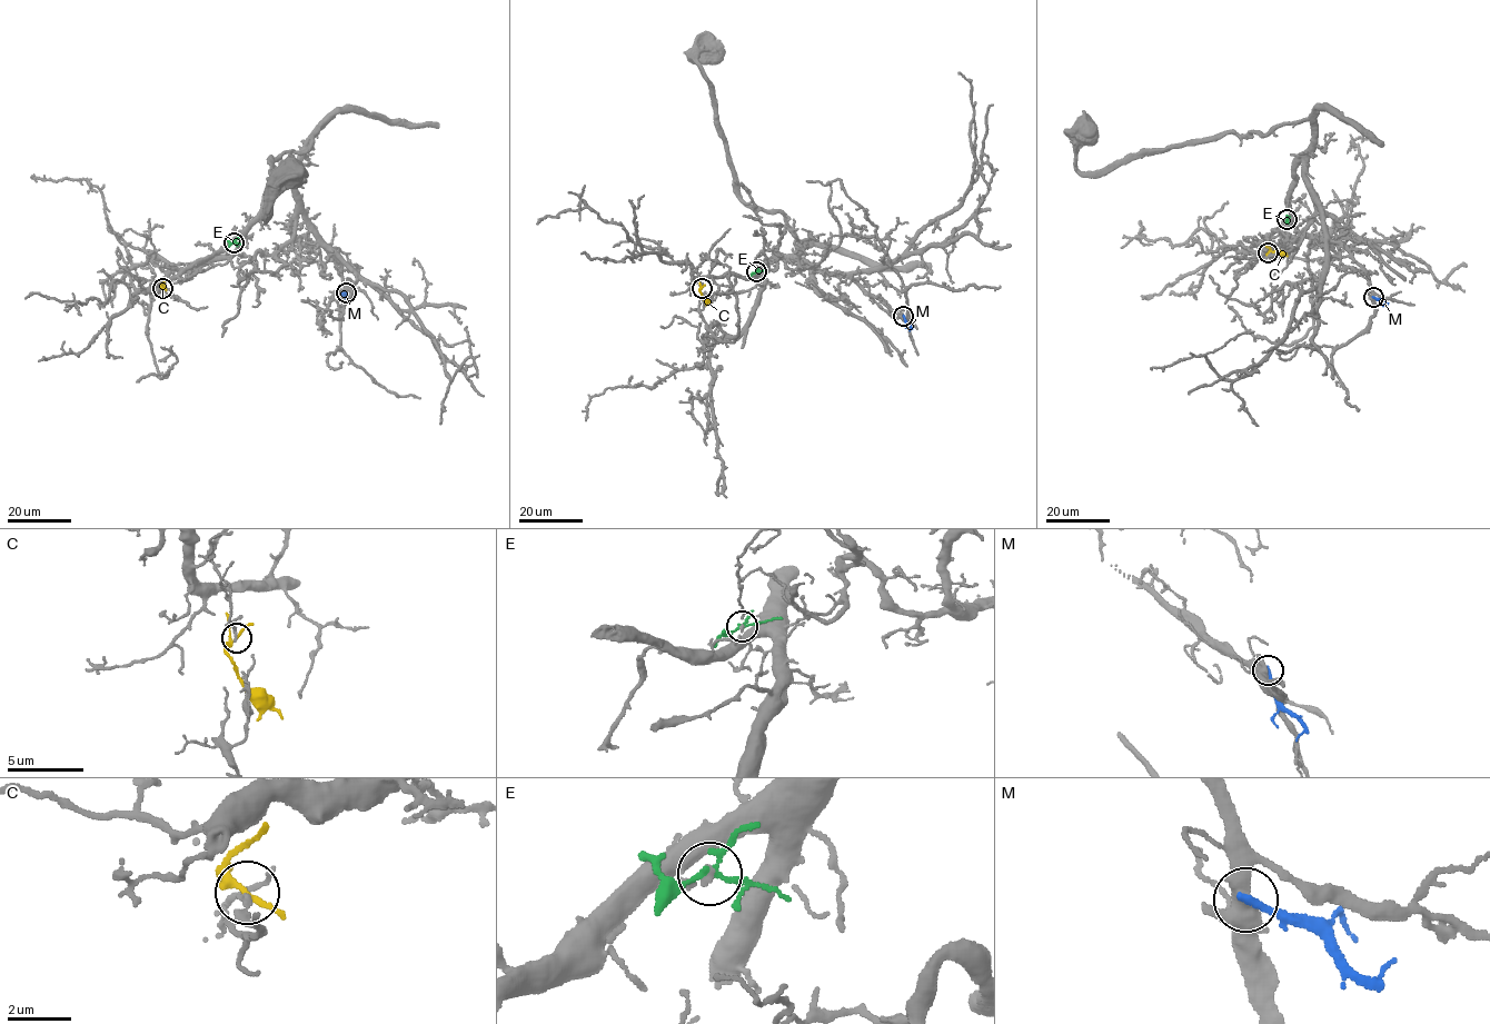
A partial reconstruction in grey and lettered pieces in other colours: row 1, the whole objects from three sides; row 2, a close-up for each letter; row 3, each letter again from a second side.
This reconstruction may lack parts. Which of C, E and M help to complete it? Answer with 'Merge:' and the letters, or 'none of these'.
Merge: none of these

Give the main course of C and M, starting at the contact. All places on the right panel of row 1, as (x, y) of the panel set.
C: (1269, 252), (1281, 250), (1288, 256)
M: (1373, 297), (1384, 305), (1388, 302)

